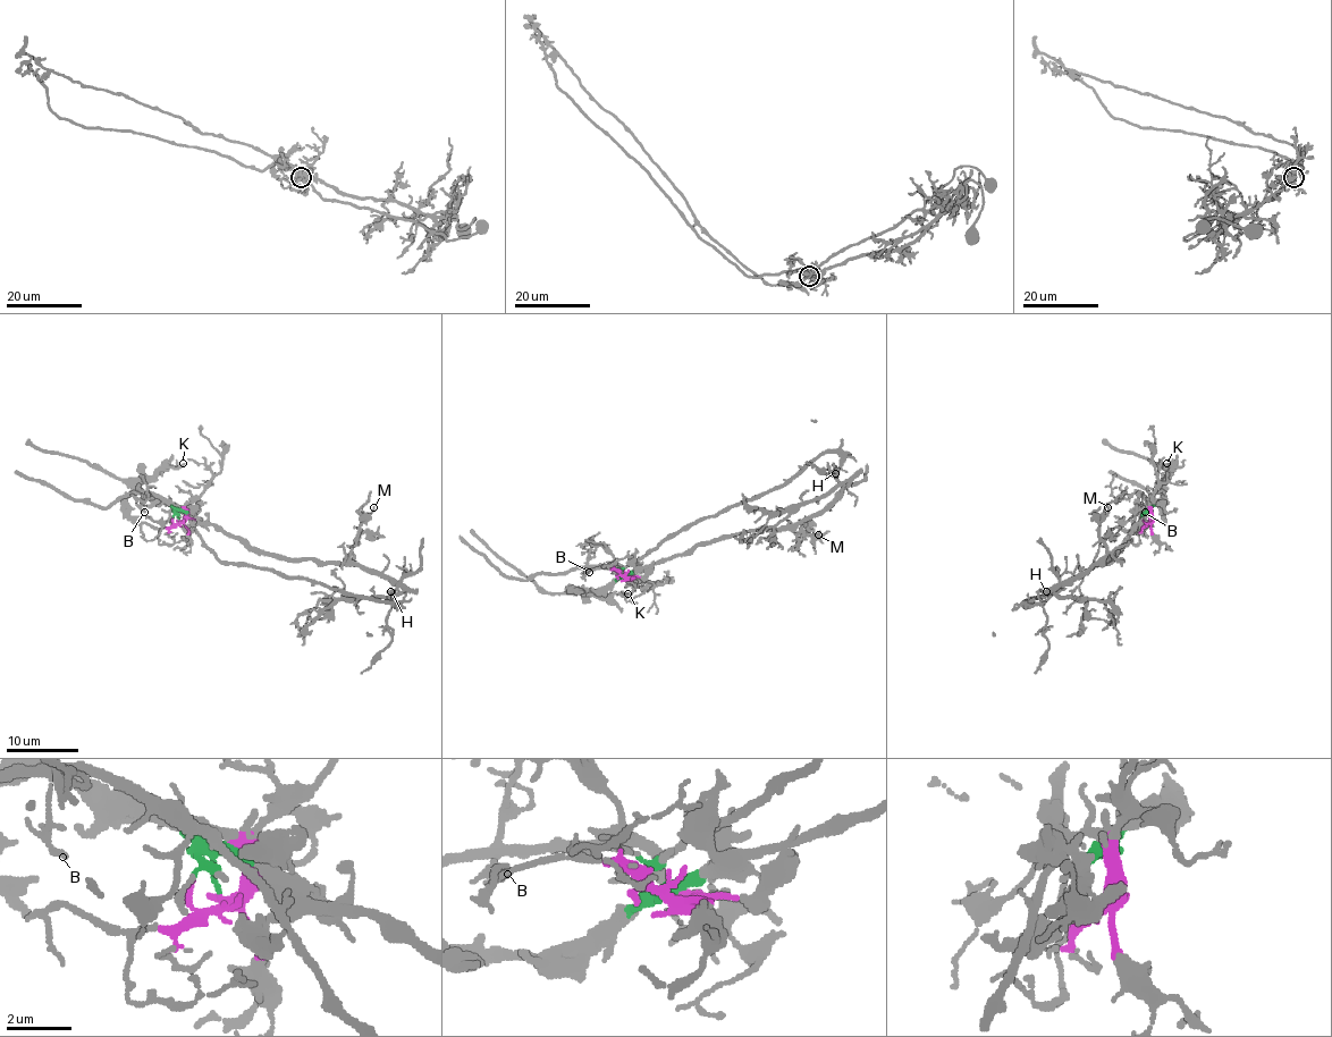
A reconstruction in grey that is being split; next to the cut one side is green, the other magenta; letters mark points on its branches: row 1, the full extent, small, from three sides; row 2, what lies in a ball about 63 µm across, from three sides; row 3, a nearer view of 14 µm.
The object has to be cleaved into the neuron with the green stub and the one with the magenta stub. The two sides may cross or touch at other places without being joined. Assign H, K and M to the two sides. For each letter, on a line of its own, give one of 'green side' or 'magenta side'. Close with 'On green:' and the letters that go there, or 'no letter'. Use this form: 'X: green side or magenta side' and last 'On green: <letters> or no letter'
H: magenta side
K: green side
M: green side
On green: K, M

